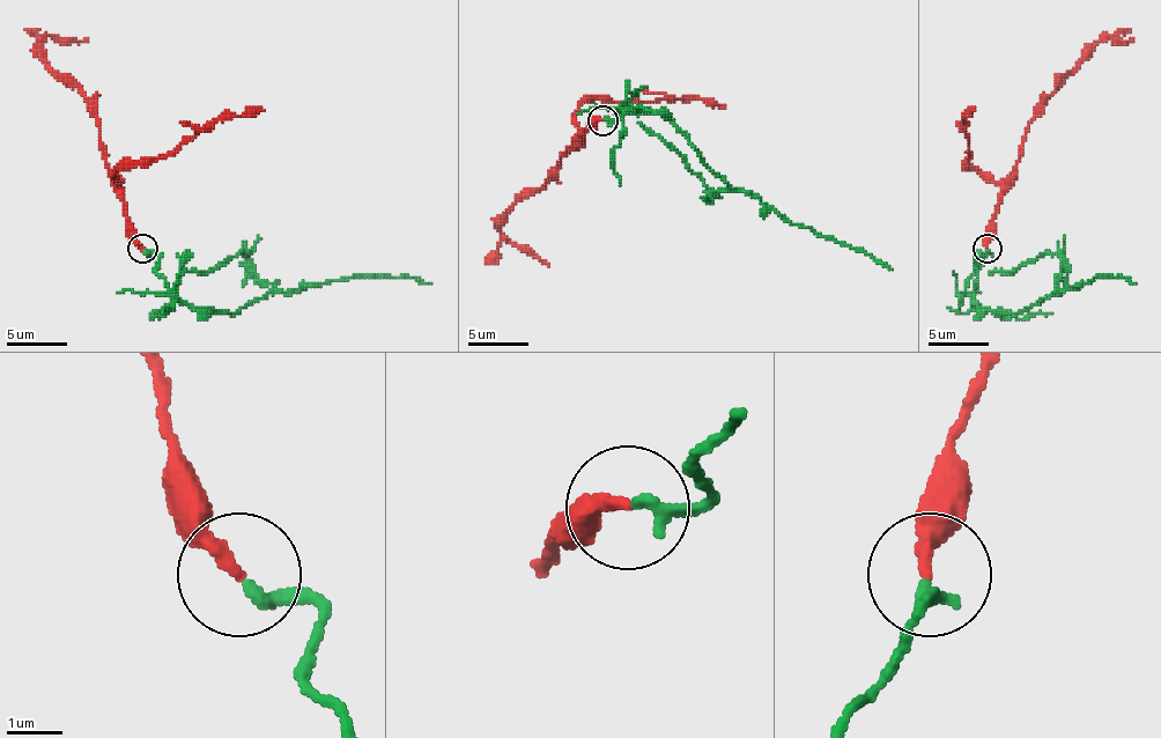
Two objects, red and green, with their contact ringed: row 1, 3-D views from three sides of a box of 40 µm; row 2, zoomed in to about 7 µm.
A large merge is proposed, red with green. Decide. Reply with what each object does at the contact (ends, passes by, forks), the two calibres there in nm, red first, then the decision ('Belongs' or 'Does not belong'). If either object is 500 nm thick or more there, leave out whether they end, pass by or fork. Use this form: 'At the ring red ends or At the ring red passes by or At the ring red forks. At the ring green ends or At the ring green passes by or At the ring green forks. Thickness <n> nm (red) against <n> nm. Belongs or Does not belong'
At the ring red ends. At the ring green ends. Thickness 260 nm (red) against 240 nm. Does not belong

